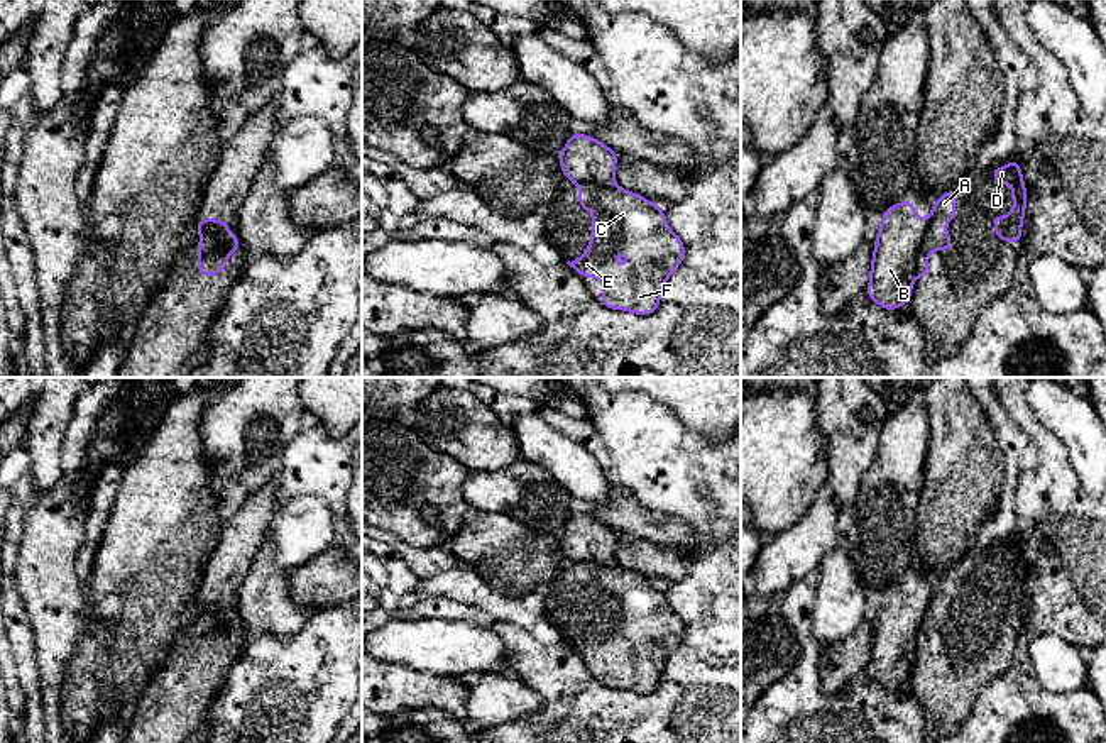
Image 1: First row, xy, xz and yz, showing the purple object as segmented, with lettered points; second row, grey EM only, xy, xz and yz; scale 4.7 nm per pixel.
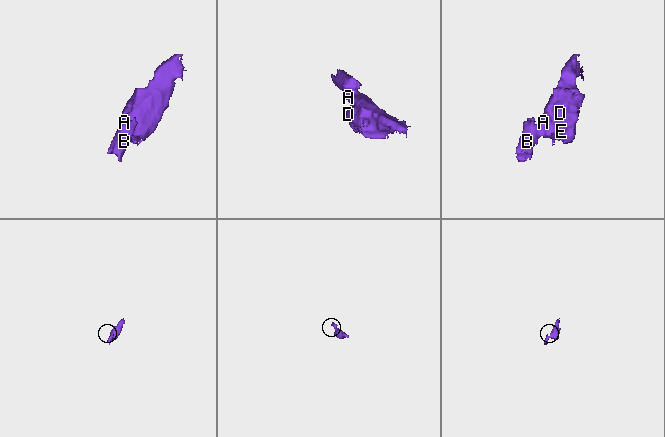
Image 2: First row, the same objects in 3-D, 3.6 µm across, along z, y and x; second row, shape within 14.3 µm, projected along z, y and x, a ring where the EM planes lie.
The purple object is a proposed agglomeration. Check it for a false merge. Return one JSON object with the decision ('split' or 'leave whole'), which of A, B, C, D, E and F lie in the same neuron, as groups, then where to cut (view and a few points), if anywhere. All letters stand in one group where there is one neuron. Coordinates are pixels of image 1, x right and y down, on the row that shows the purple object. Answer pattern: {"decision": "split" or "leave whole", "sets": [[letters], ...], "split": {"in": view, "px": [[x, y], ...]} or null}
{"decision": "split", "sets": [["A", "C", "D", "E", "F"], ["B"]], "split": {"in": "yz", "px": [[929, 219], [914, 276]]}}

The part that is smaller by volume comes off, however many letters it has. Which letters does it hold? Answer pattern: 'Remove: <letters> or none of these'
Remove: B

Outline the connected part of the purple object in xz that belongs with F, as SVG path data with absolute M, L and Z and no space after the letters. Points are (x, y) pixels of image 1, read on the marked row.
M578 183L578 206L592 212L592 242L578 259L572 262L568 261L567 264L583 279L602 279L602 306L626 310L641 316L656 311L661 303L661 291L666 279L678 269L687 252L682 239L668 227L661 206L638 193L622 190L616 183L607 186L597 183Z

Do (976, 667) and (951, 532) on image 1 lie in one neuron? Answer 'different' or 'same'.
different

